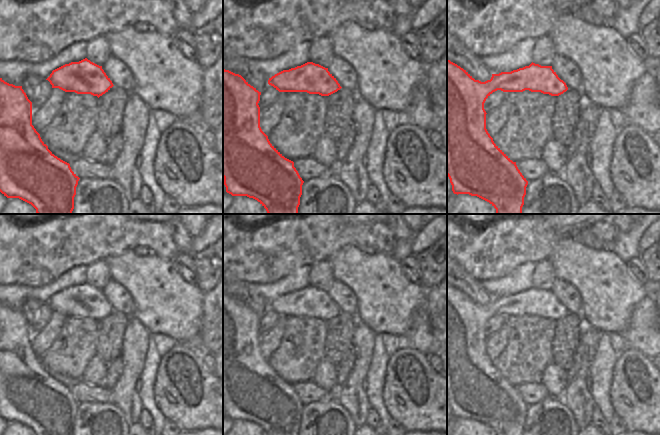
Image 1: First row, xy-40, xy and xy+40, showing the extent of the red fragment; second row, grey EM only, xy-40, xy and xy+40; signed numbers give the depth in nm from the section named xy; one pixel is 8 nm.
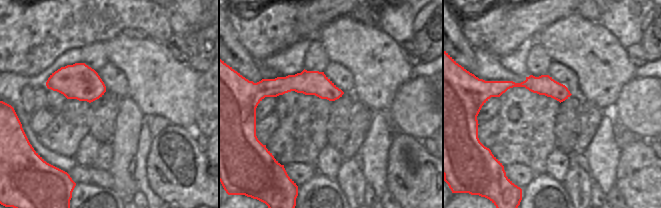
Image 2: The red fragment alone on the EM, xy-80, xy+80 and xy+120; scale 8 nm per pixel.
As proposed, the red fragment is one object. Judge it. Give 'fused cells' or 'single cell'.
fused cells

